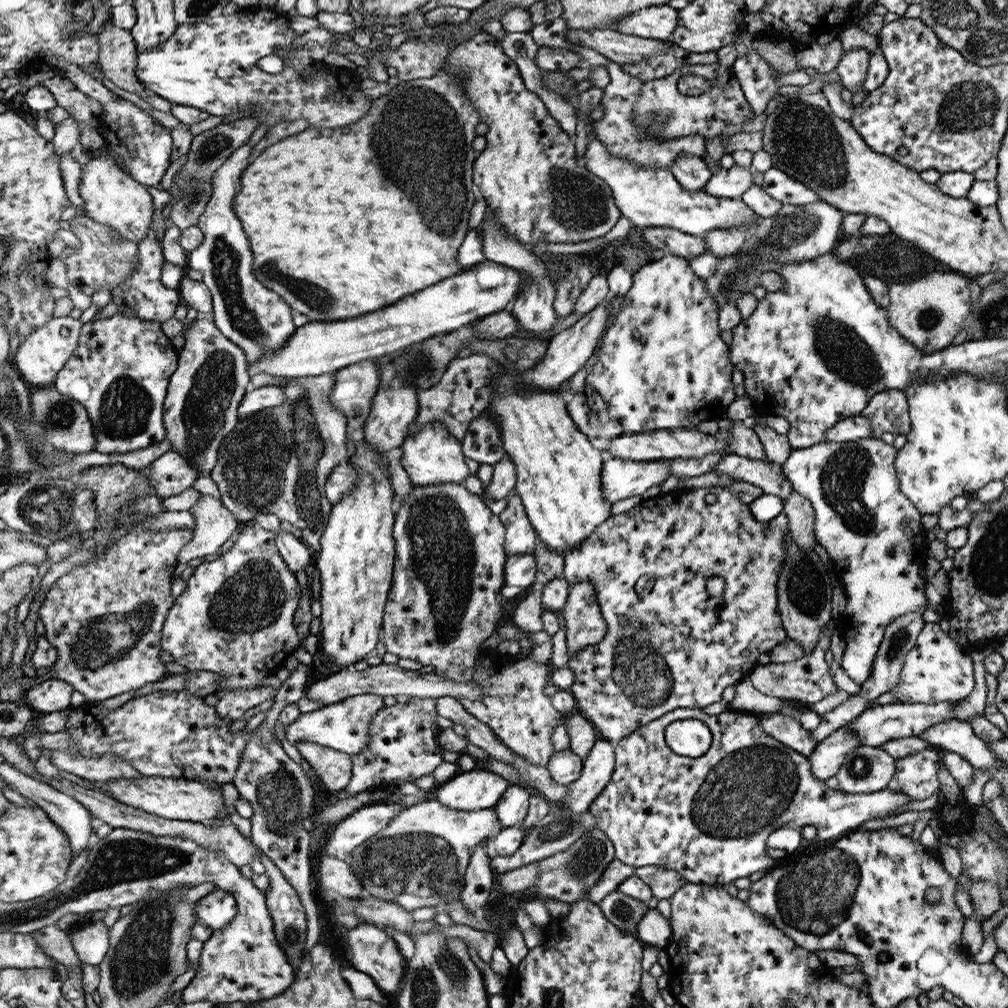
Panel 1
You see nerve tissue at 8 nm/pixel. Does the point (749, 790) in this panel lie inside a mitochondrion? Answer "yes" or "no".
yes

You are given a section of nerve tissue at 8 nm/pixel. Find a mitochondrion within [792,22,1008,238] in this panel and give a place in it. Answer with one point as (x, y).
(972, 105)

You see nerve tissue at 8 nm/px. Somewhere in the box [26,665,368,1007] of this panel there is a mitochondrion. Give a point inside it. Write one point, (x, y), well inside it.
(141, 959)

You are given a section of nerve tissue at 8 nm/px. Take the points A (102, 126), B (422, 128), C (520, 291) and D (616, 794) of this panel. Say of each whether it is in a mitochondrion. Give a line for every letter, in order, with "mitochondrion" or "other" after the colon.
A: other
B: mitochondrion
C: other
D: other

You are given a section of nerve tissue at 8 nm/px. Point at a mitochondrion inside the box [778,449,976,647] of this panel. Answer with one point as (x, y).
(794, 571)

